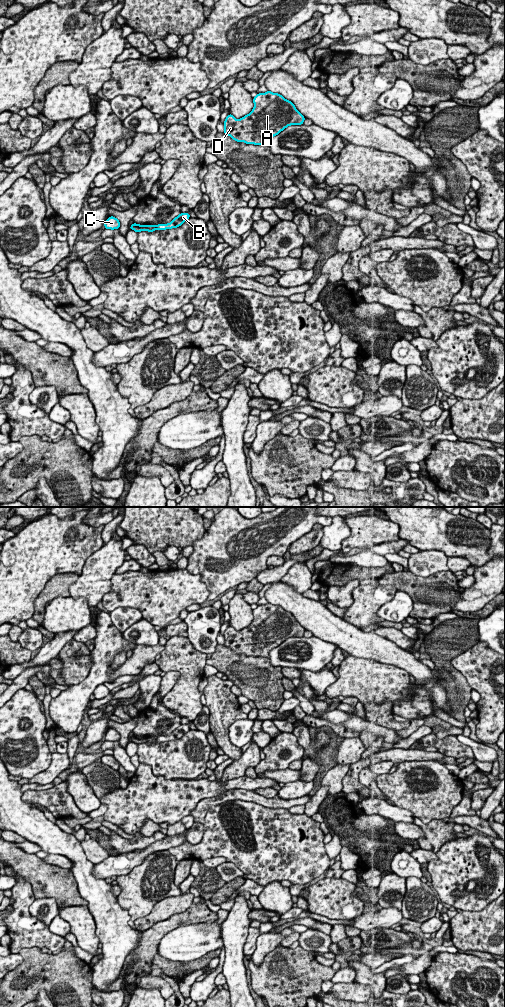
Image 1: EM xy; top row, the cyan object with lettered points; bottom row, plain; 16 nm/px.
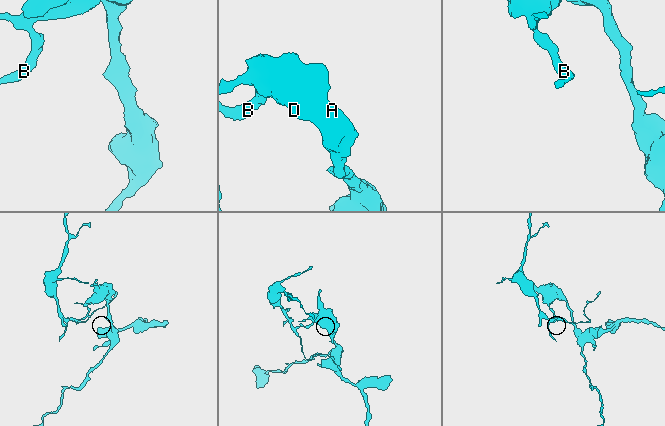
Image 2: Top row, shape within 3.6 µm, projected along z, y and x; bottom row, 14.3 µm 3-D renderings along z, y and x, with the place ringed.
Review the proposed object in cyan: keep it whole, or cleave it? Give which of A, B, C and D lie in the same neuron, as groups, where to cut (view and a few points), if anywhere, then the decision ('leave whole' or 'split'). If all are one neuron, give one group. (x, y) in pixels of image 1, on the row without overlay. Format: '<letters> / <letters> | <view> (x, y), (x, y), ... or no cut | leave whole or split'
A B D / C | xy (146, 738), (147, 741) | split

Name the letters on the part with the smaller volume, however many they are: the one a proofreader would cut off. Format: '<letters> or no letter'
C

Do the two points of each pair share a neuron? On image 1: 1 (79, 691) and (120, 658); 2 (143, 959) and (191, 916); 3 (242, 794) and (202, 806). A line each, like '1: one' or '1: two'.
1: two
2: one
3: one

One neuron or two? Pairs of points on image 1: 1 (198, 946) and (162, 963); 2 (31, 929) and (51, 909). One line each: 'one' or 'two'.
1: two
2: two

